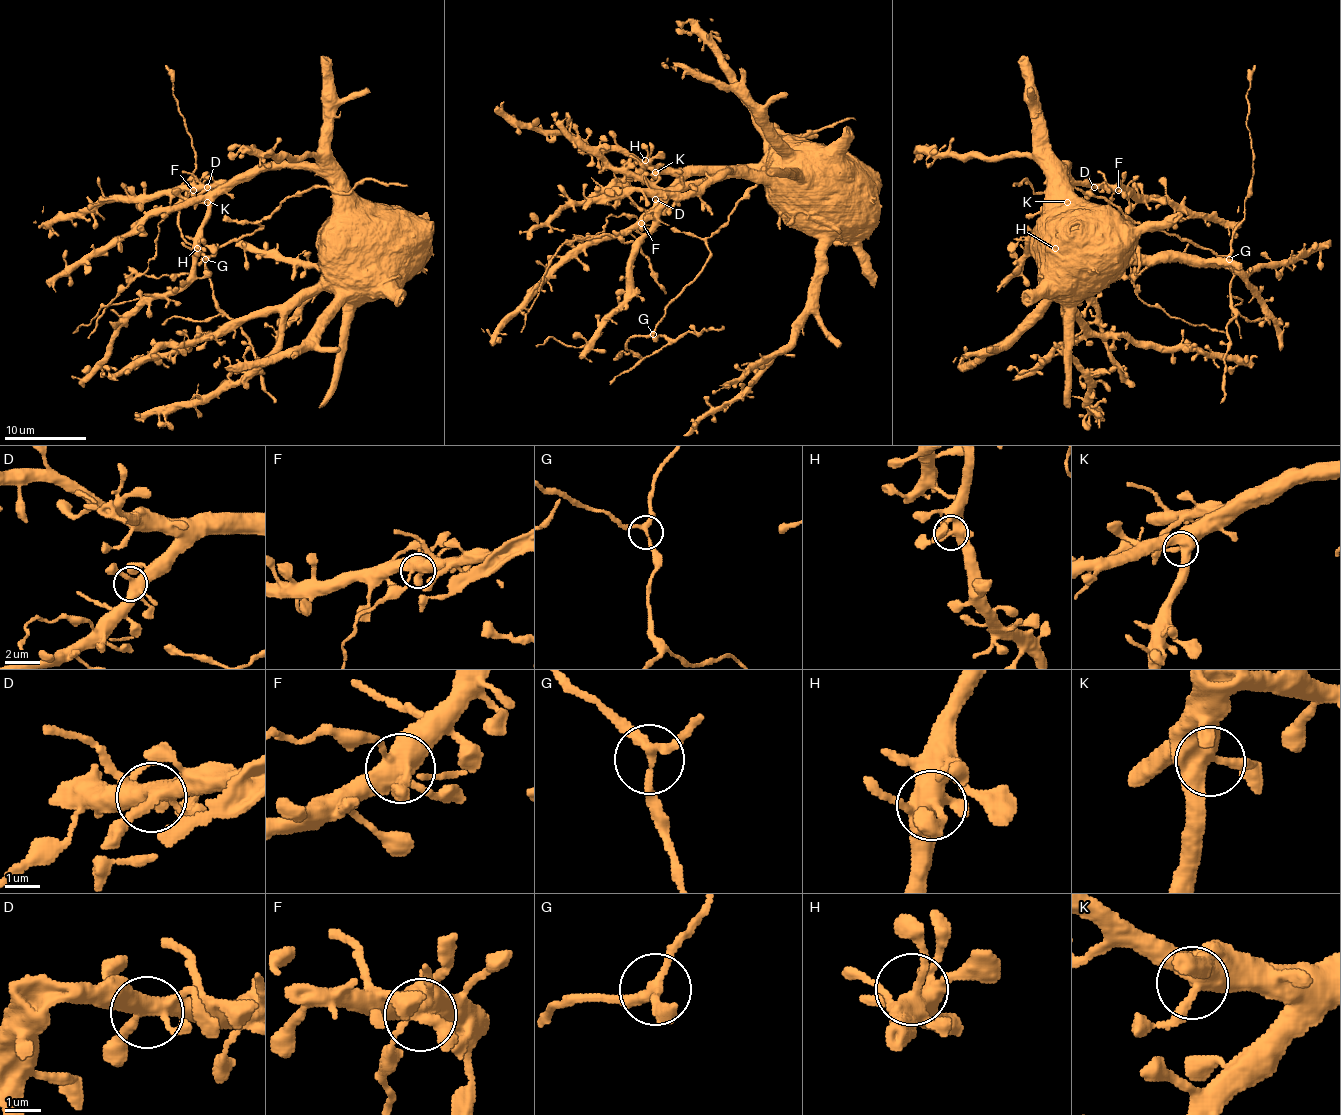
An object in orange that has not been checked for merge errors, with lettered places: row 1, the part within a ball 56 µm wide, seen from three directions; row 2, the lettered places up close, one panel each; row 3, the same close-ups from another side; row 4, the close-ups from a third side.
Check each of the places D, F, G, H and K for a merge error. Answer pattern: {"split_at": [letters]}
{"split_at": ["F"]}

